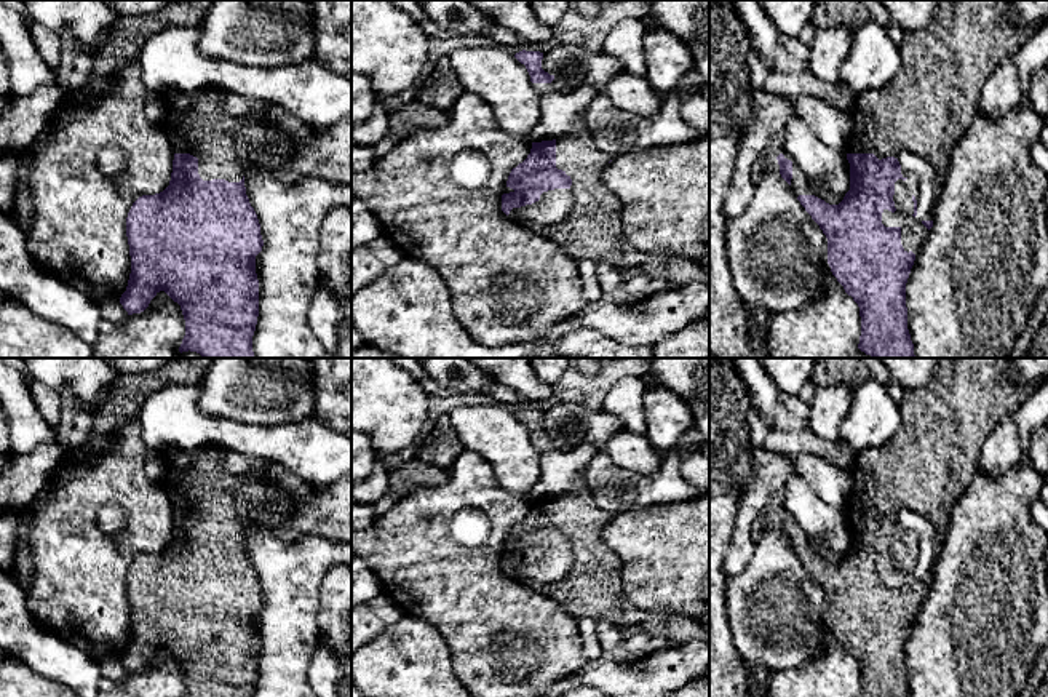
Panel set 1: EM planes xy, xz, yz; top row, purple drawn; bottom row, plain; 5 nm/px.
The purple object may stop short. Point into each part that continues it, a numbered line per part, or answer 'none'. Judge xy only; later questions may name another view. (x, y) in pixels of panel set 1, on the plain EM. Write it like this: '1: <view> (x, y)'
1: xy (195, 481)

